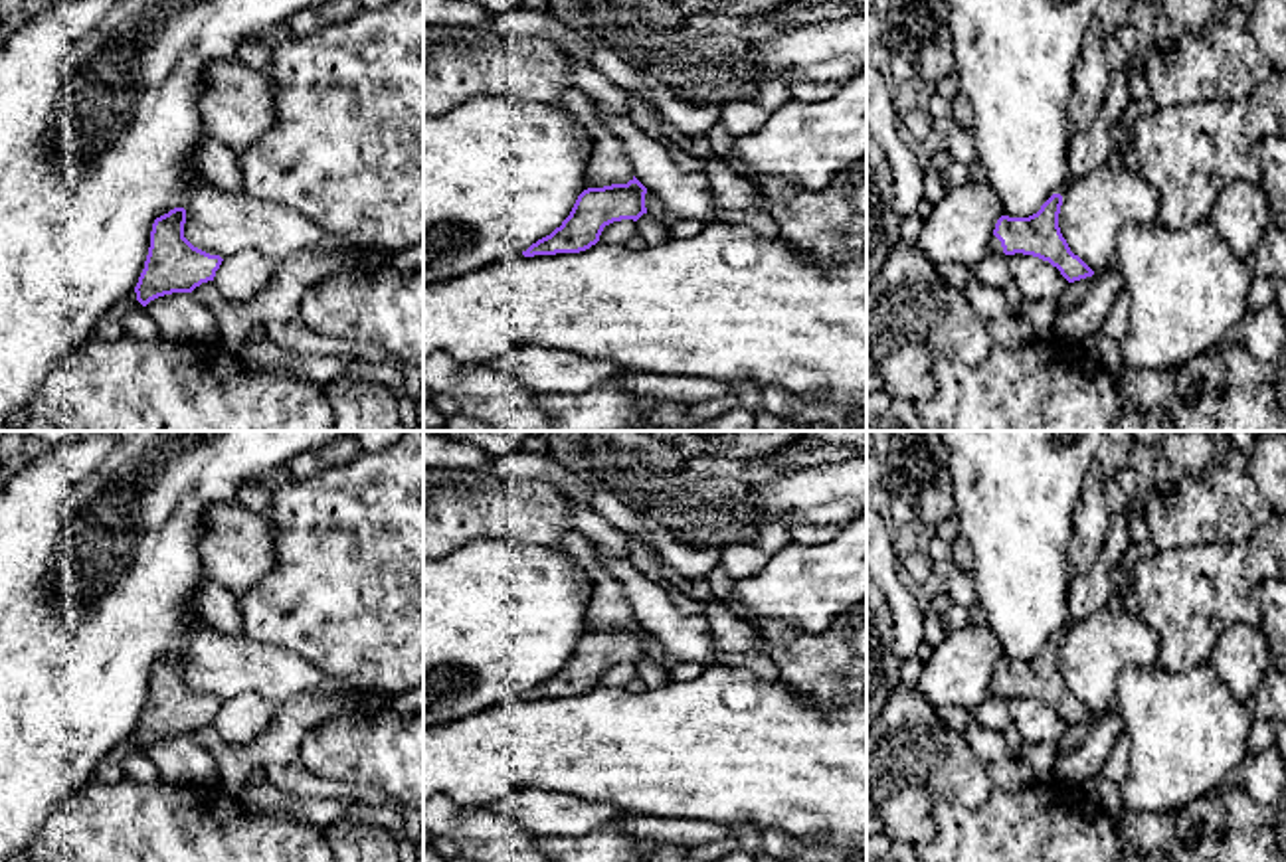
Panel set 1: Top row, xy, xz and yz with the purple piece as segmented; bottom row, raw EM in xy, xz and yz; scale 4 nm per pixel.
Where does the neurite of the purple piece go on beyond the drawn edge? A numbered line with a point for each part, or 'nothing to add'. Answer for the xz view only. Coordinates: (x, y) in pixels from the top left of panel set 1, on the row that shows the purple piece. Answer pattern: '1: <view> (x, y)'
nothing to add

